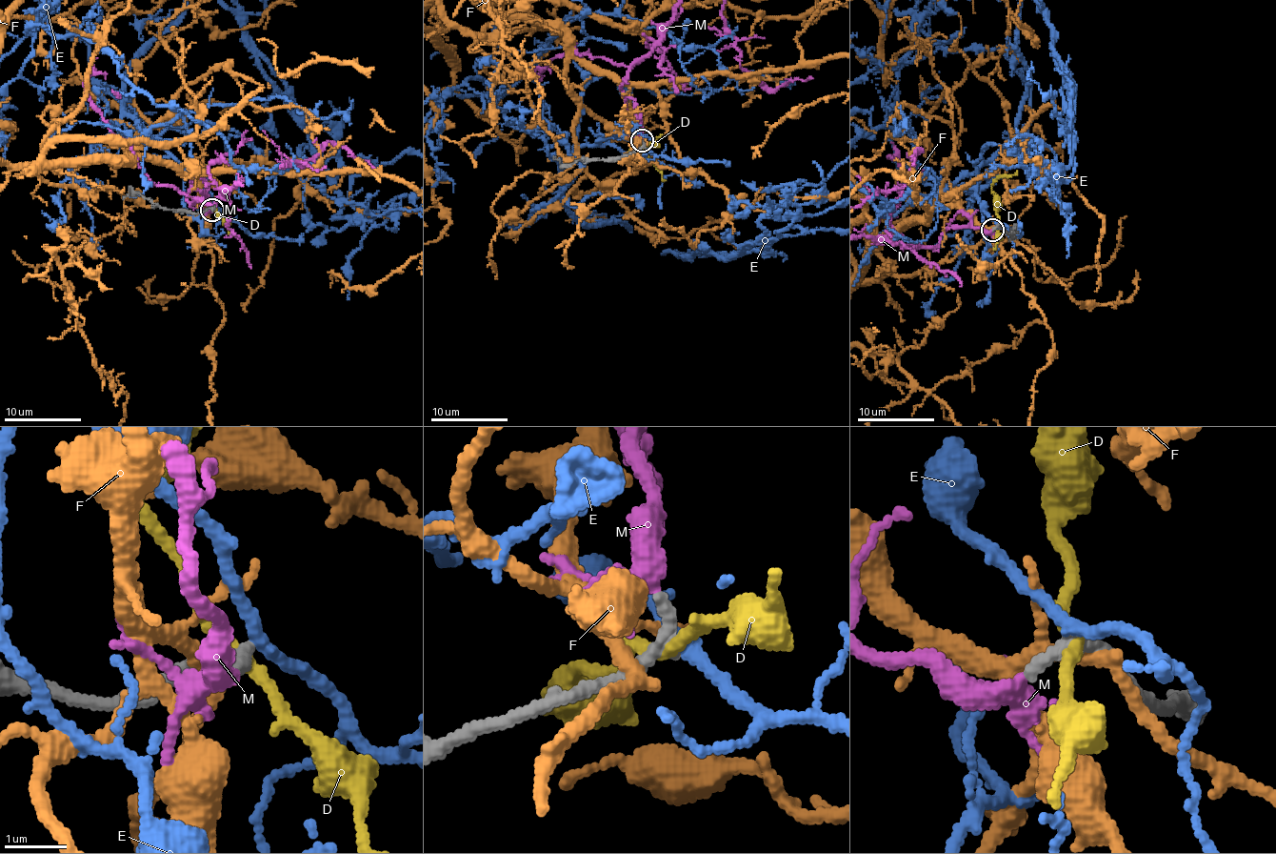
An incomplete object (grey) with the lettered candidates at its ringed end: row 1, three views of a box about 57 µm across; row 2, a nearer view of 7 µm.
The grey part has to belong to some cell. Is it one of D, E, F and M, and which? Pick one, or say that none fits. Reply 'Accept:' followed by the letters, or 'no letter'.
Accept: M

